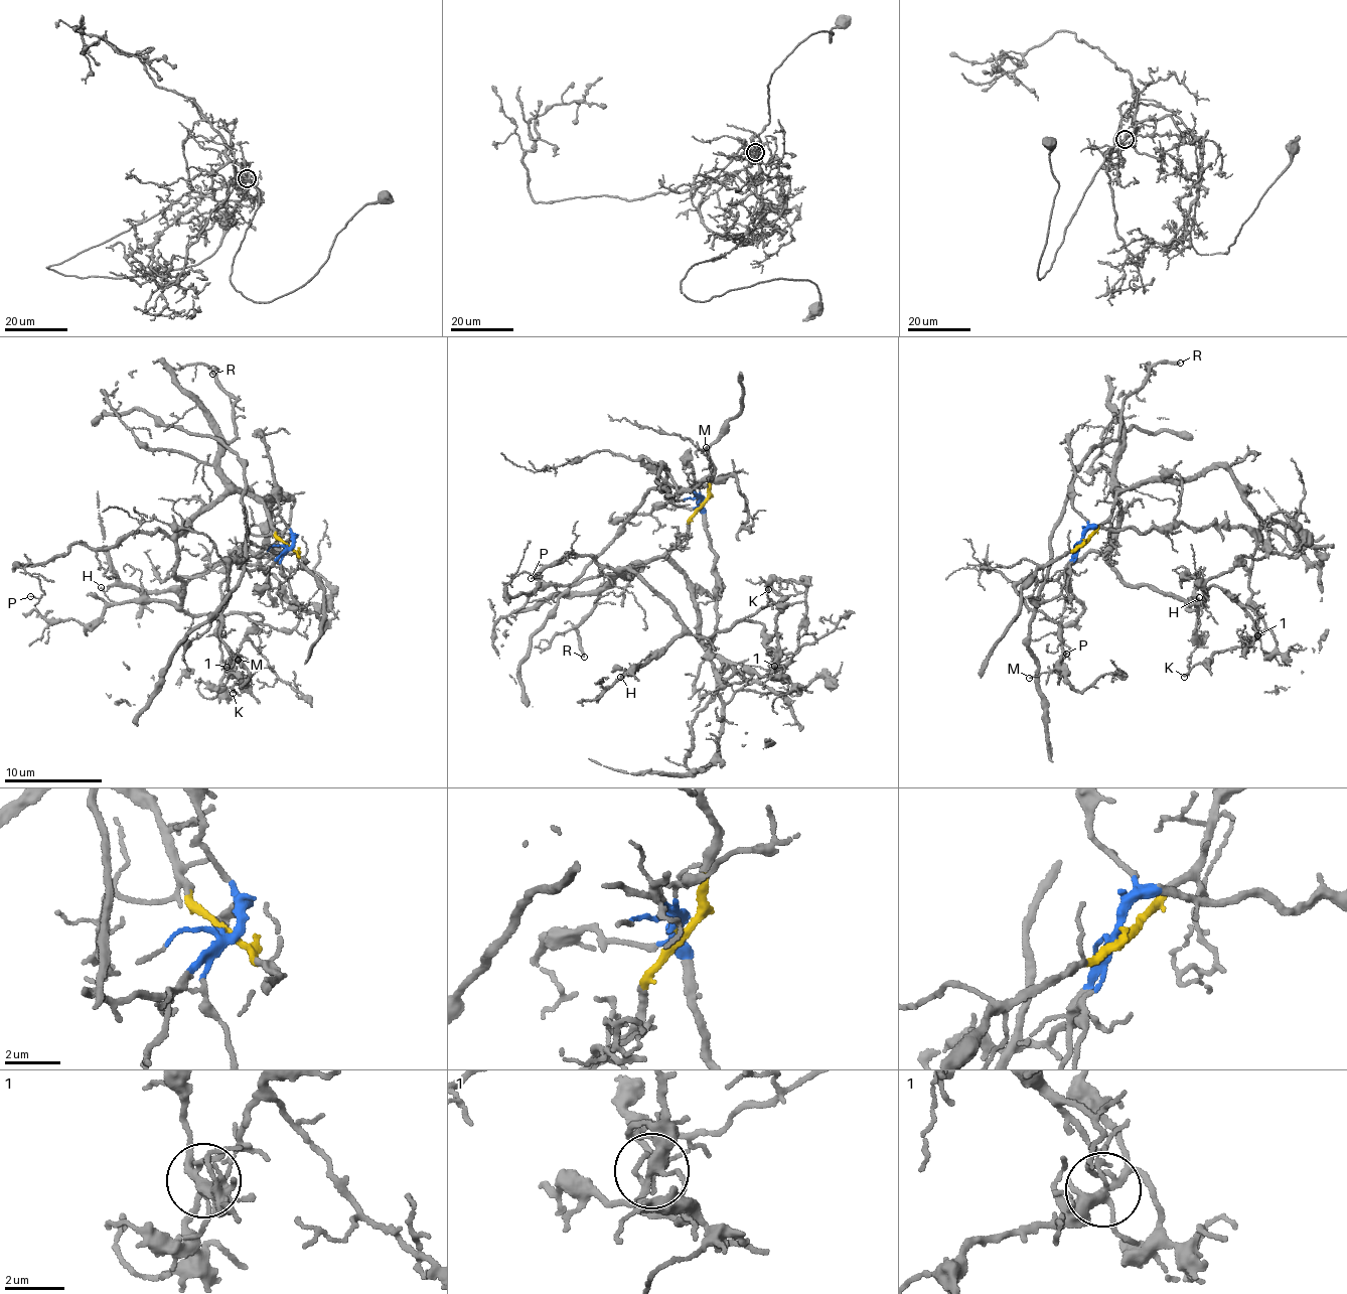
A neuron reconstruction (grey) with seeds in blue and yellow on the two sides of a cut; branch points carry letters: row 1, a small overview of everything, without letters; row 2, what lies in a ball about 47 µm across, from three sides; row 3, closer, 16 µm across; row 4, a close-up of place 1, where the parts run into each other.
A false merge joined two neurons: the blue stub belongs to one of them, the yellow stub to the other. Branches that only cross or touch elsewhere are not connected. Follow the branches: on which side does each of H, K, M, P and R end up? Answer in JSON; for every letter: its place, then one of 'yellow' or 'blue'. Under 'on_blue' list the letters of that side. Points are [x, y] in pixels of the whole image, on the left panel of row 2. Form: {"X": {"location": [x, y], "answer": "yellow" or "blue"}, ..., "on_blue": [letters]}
{"H": {"location": [101, 587], "answer": "yellow"}, "K": {"location": [233, 693], "answer": "blue"}, "M": {"location": [238, 660], "answer": "blue"}, "P": {"location": [30, 596], "answer": "yellow"}, "R": {"location": [212, 374], "answer": "yellow"}, "on_blue": ["K", "M"]}

